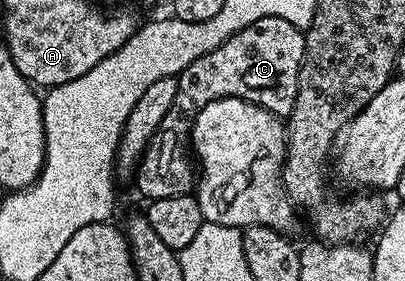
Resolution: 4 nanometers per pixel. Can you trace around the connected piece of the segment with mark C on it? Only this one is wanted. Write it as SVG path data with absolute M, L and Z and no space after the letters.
M261 18L224 40L220 48L200 56L200 60L192 60L192 64L177 75L176 99L136 171L139 192L151 202L186 195L195 189L196 168L188 151L189 135L193 118L208 103L222 98L242 98L273 114L288 116L296 104L298 73L304 55L306 35L299 27L283 18Z

